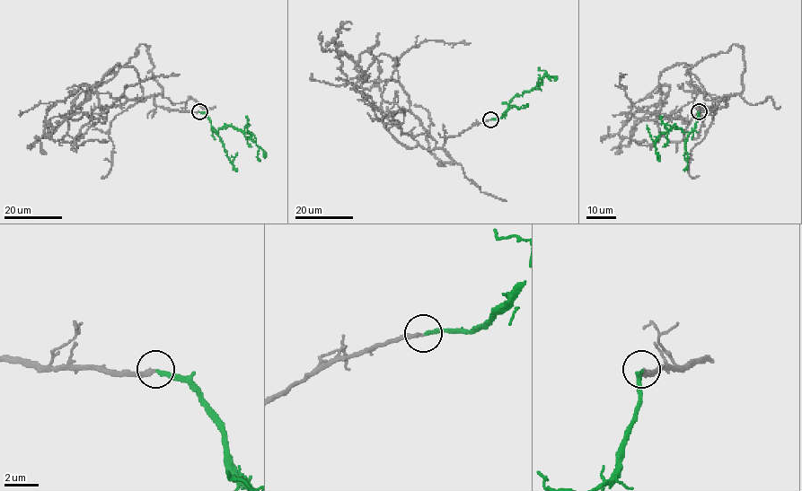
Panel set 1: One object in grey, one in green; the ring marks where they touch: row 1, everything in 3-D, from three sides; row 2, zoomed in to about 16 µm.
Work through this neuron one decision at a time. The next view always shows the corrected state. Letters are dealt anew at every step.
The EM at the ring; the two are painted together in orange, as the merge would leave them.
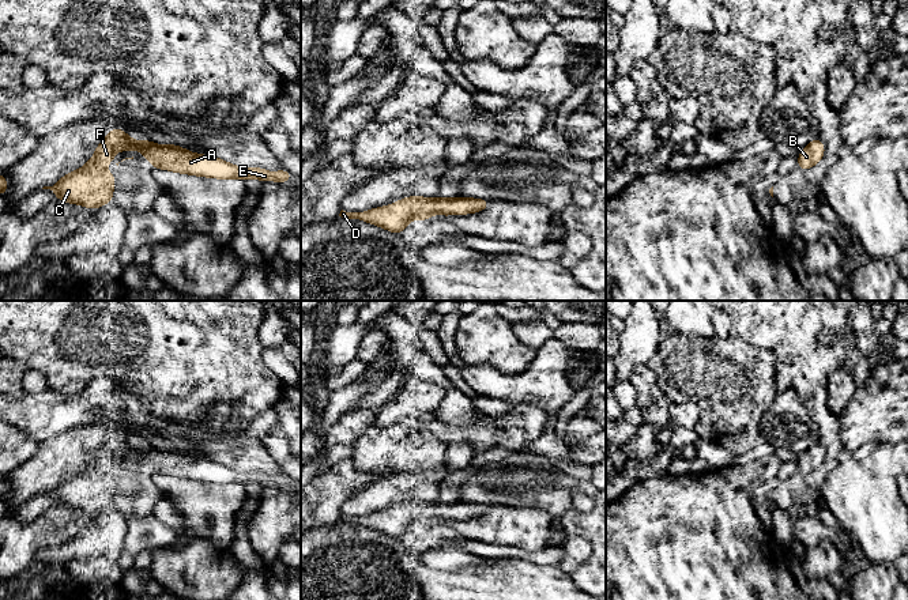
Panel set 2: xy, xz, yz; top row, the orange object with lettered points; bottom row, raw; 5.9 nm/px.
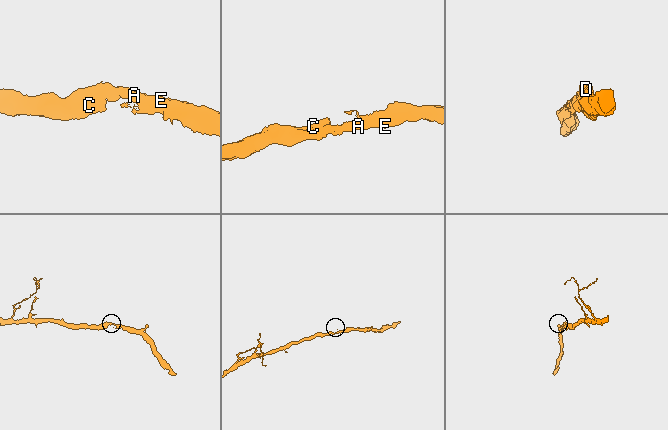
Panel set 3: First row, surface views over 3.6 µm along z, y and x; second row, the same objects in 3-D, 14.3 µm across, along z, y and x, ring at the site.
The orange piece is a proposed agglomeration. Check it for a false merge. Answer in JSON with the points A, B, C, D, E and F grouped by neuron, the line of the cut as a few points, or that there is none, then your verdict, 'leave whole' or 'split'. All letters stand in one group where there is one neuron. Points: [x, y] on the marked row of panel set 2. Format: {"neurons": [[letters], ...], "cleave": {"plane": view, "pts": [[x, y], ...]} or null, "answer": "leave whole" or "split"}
{"neurons": [["A", "B", "C", "D", "E", "F"]], "cleave": null, "answer": "leave whole"}

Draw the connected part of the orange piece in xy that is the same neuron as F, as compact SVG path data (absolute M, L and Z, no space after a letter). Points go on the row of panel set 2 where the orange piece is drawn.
M113 127L83 167L67 173L52 186L42 189L54 192L56 200L79 204L90 210L99 208L113 201L116 185L116 177L105 169L105 165L110 161L116 162L116 151L127 150L142 151L154 169L197 177L242 181L257 178L261 182L275 181L279 184L294 177L286 169L271 173L261 167L240 167L221 158L187 151L181 146L159 146L147 139L137 141L128 136L125 131Z

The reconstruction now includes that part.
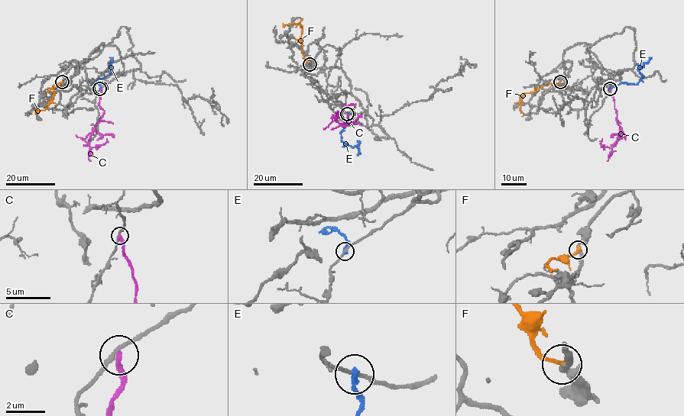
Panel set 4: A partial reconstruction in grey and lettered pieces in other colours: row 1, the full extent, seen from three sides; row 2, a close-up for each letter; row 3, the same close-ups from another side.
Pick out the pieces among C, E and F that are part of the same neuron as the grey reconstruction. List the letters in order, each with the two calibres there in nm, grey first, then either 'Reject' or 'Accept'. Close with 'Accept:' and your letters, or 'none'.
C: Thickness 180 nm (grey) against 260 nm. Reject
E: Thickness 180 nm (grey) against 300 nm. Reject
F: Thickness 260 nm (grey) against 240 nm. Reject
Accept: none

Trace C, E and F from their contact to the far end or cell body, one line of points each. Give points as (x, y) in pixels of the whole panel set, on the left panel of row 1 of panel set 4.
C: (101, 88), (98, 106), (104, 114), (95, 127), (89, 146), (95, 147), (105, 143), (106, 138)
E: (99, 88), (100, 85), (95, 82), (92, 84), (111, 71), (112, 60), (109, 57)
F: (62, 82), (53, 85), (54, 95), (51, 103), (44, 110), (35, 114)

